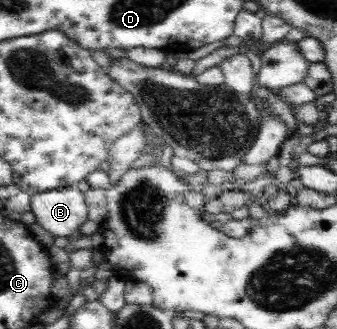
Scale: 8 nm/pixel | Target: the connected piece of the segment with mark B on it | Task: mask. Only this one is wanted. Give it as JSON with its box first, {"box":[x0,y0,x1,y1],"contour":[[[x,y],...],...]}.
{"box":[31,185,88,238],"contour":[[[76,185],[39,192],[31,196],[35,222],[54,238],[71,236],[88,220],[88,207]]]}

